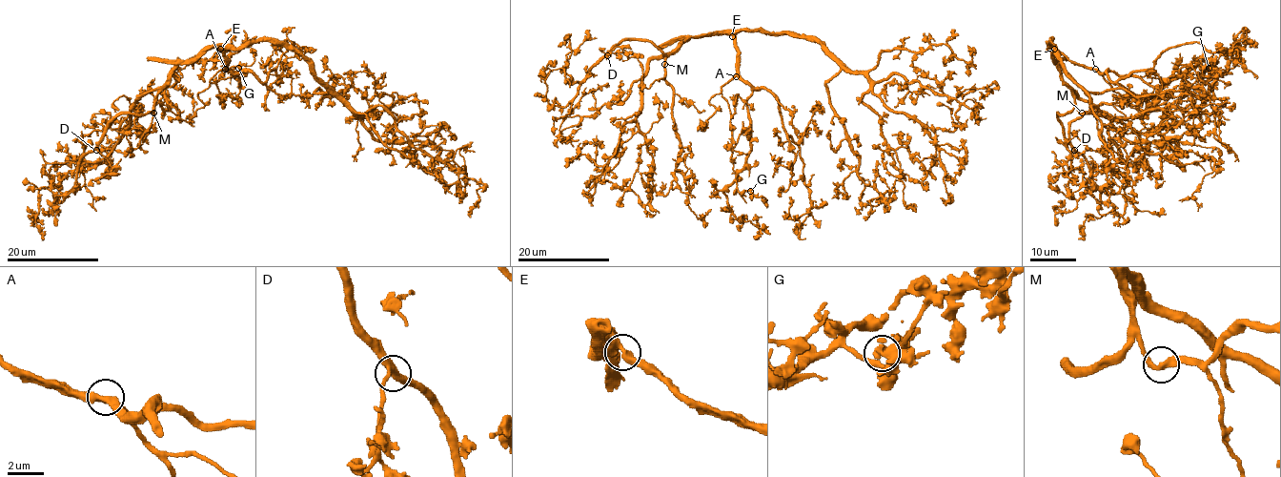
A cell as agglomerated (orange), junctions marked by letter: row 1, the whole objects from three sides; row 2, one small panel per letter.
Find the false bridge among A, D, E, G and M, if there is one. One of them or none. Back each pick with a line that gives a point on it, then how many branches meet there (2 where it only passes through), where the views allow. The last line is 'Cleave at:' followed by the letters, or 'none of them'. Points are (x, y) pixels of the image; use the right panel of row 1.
M: place (1082, 113); branches 2
Cleave at: M

